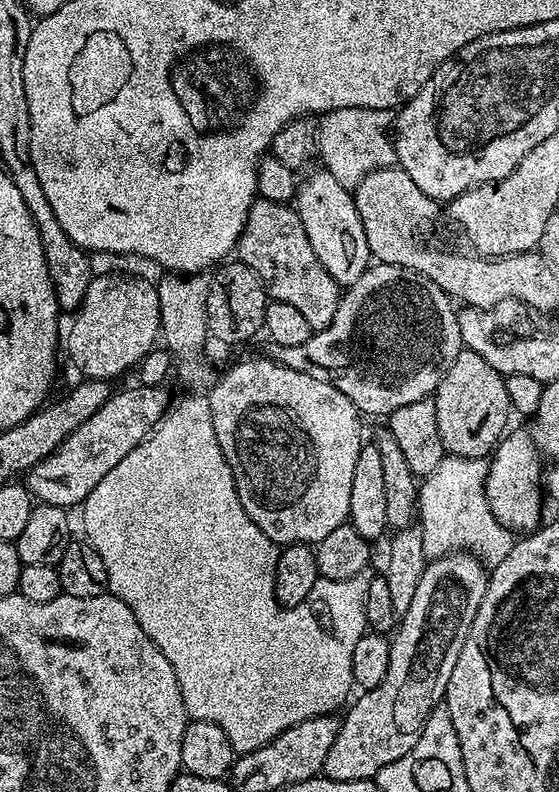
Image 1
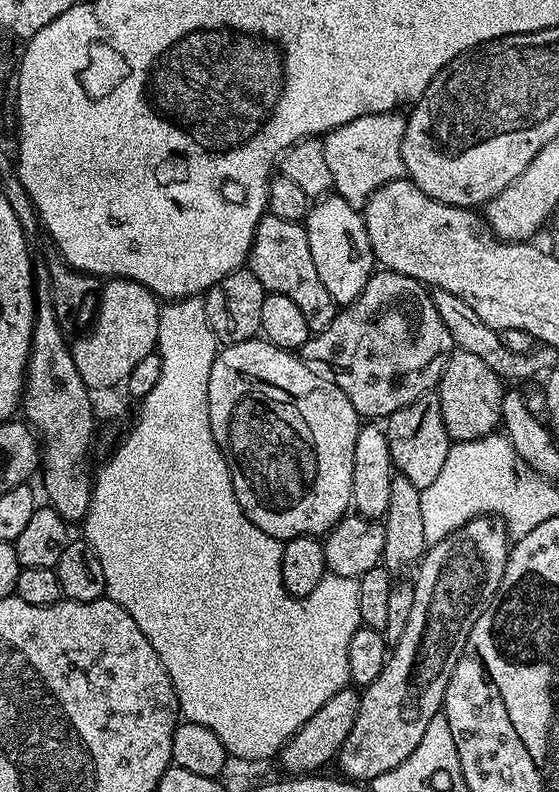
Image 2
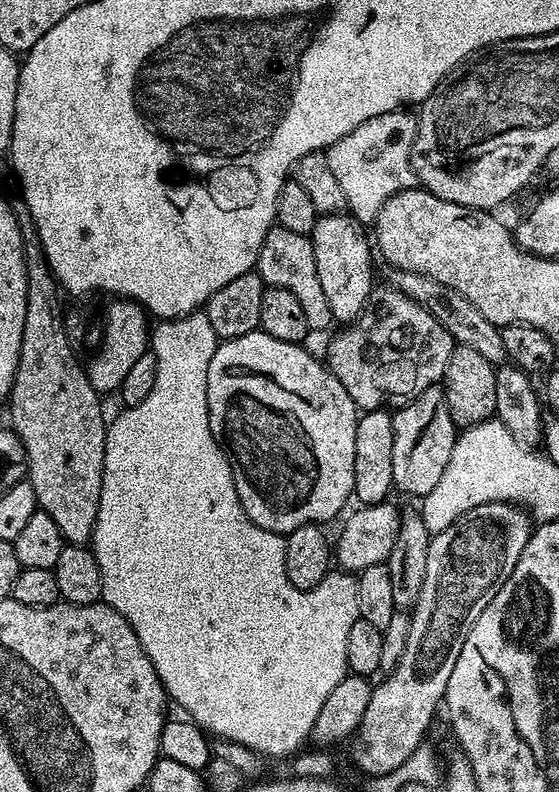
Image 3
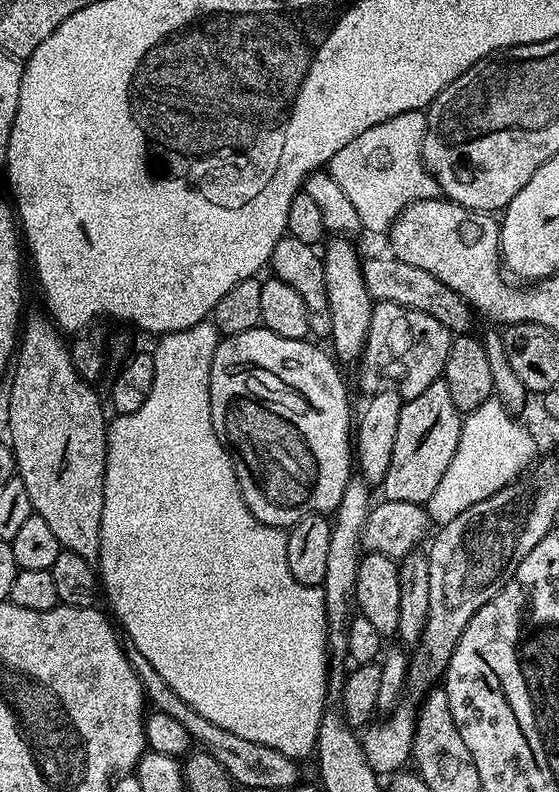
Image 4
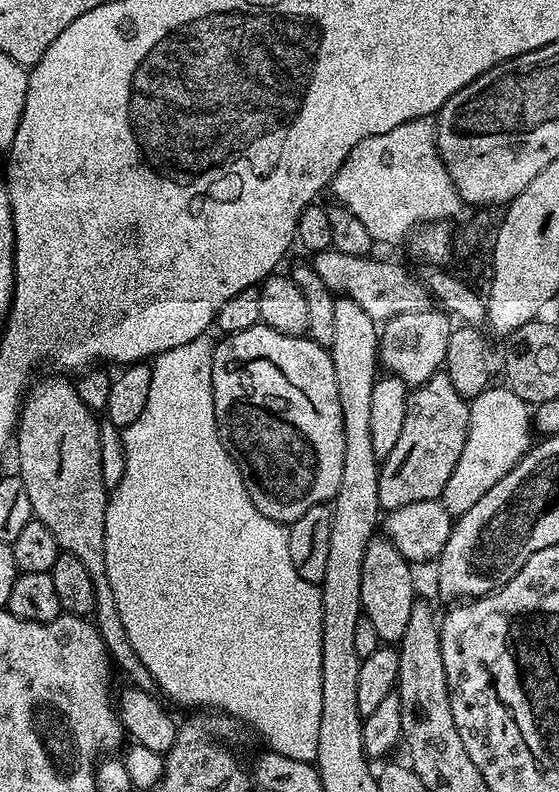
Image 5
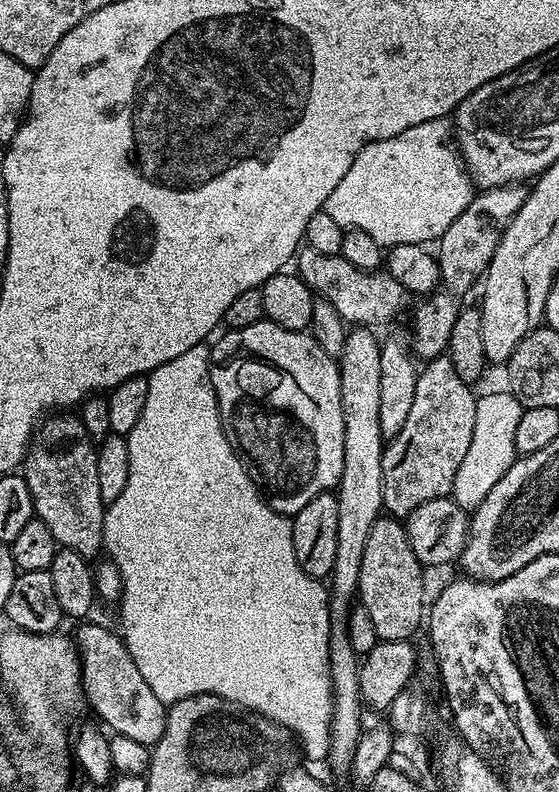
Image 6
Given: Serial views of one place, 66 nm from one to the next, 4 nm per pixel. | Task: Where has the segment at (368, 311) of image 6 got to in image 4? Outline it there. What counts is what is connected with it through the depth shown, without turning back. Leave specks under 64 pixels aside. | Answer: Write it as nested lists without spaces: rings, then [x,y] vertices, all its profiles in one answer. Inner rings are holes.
[[[391,254],[372,256],[363,261],[364,281],[366,290],[371,294],[373,301],[394,302],[398,306],[406,306],[418,310],[422,314],[430,314],[430,318],[438,318],[442,326],[446,326],[453,334],[468,334],[472,329],[474,312],[458,293],[450,290],[446,282],[434,278],[426,270],[418,270],[418,266],[410,266],[410,262],[402,262]]]

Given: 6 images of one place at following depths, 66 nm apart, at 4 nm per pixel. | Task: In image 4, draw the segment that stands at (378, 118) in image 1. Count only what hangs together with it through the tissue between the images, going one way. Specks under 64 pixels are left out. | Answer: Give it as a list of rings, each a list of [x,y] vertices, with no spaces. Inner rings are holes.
[[[423,111],[403,112],[386,122],[378,122],[378,126],[370,126],[370,130],[358,134],[354,142],[346,142],[346,146],[342,146],[342,150],[338,150],[338,154],[328,161],[326,171],[332,175],[334,182],[338,182],[338,186],[342,186],[346,198],[350,198],[358,218],[362,218],[365,233],[387,233],[406,206],[419,200],[435,200],[441,195],[436,179],[426,170],[422,158],[422,142],[426,138],[427,125],[428,117]]]

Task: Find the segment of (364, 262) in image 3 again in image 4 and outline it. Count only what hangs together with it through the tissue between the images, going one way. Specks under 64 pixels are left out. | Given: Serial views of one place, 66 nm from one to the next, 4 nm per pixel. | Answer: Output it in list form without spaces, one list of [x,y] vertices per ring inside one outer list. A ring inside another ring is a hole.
[[[332,238],[327,241],[328,249],[323,249],[324,273],[326,274],[326,298],[328,299],[328,313],[330,314],[330,343],[335,359],[341,365],[359,361],[364,350],[366,334],[370,330],[370,318],[374,301],[366,290],[362,256],[356,253],[351,239]]]

